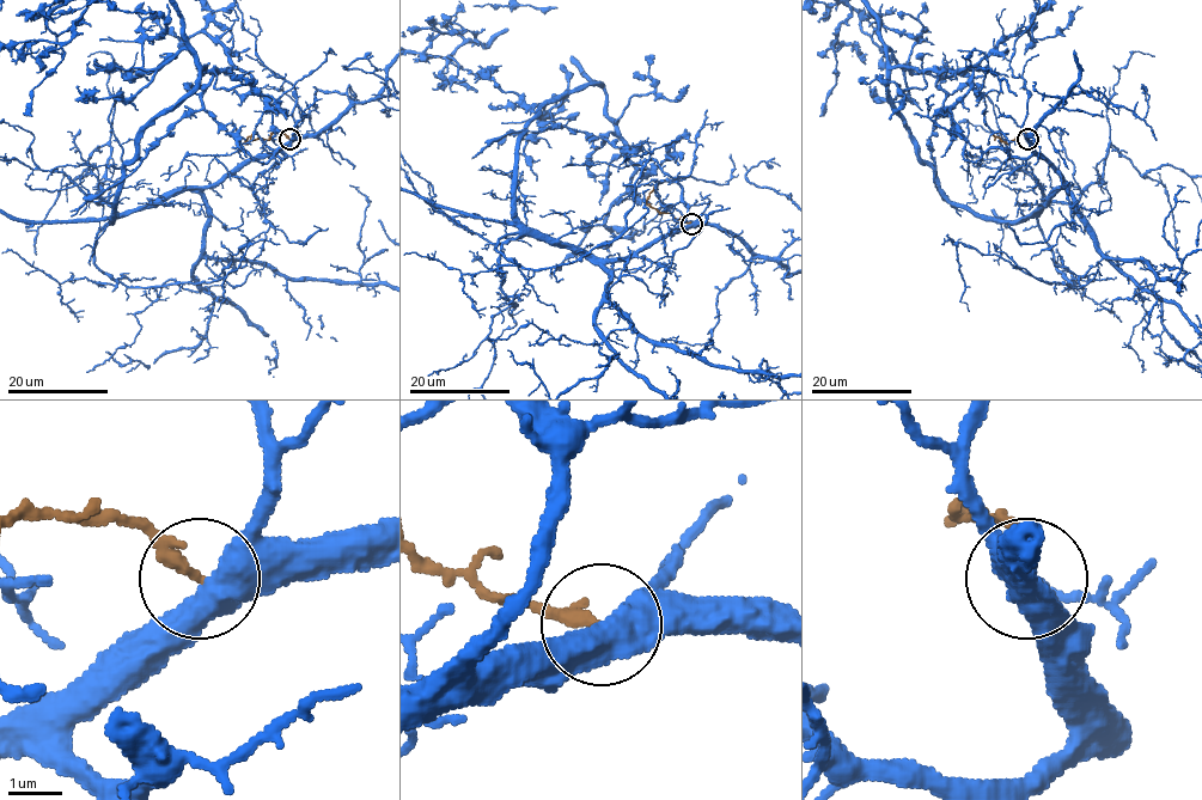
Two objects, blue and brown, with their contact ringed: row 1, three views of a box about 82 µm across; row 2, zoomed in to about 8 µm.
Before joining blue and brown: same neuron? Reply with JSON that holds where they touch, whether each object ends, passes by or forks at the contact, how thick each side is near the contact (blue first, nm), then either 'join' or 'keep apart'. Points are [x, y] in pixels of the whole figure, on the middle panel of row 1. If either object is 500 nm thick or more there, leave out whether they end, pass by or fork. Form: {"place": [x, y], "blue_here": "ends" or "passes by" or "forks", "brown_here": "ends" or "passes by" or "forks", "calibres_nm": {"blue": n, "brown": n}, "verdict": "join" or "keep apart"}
{"place": [691, 224], "calibres_nm": {"blue": 550, "brown": 240}, "verdict": "keep apart"}

